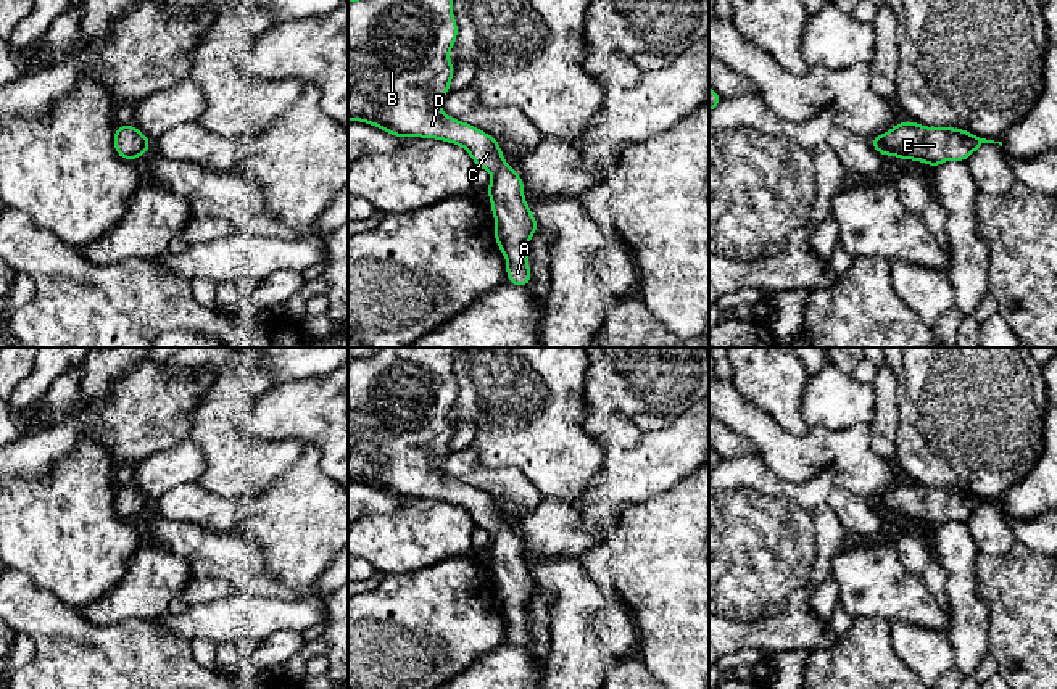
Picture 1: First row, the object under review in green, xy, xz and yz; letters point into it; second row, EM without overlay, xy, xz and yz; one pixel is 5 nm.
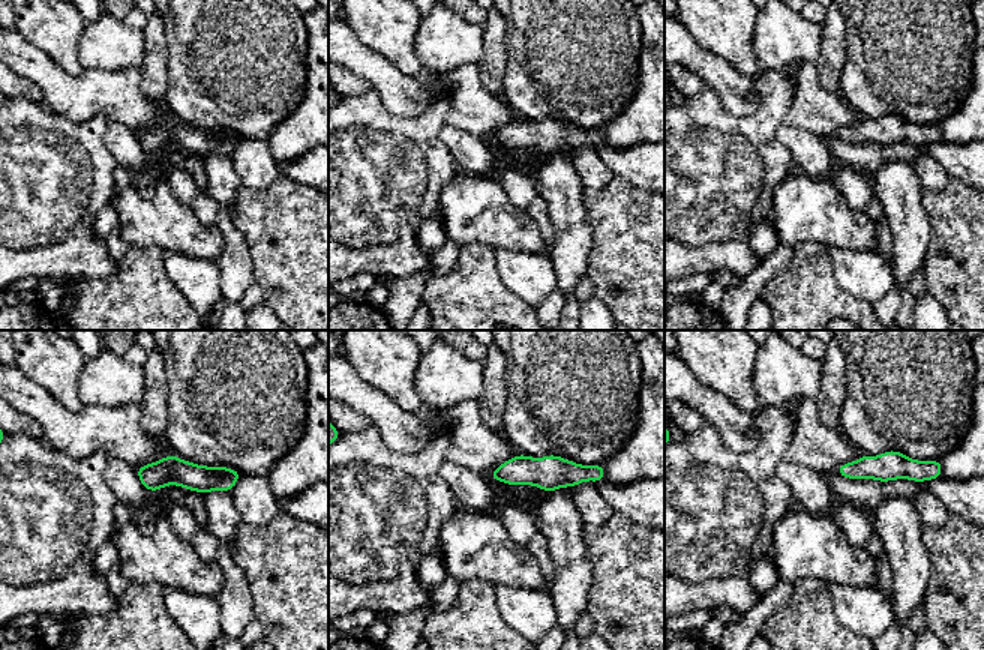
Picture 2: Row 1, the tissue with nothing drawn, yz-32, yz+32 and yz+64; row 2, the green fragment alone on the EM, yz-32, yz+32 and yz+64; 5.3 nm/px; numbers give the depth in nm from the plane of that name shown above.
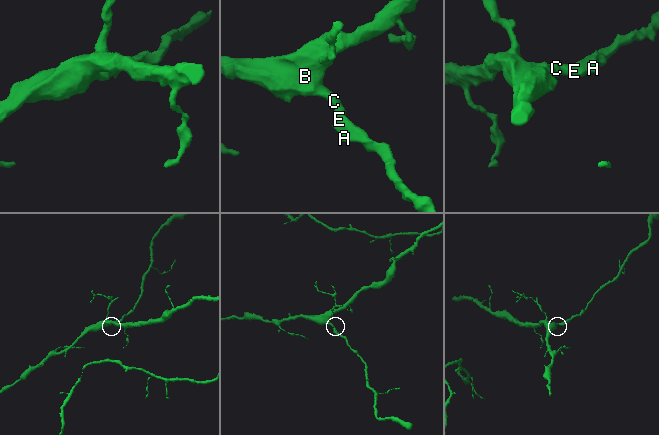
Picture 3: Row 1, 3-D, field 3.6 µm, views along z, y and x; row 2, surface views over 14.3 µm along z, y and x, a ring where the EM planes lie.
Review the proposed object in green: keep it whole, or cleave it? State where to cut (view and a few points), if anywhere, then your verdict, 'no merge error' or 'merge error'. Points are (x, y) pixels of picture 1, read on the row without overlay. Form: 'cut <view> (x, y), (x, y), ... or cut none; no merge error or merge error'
cut none; no merge error

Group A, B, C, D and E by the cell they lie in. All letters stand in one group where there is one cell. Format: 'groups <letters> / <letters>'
groups A B C D E

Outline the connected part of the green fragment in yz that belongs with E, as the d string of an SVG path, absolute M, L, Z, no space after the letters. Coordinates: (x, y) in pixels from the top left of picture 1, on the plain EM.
M910 481L899 483L897 486L891 488L886 494L870 499L870 505L883 517L891 515L899 520L922 522L930 525L933 530L941 523L951 522L951 520L967 522L972 517L972 514L978 510L983 504L999 504L1002 507L1002 502L986 501L962 489L926 488Z

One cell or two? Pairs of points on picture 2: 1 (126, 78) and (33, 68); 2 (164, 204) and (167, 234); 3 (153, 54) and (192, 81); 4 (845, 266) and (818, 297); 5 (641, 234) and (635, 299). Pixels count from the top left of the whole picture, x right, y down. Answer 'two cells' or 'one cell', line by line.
1: one cell
2: one cell
3: two cells
4: two cells
5: one cell

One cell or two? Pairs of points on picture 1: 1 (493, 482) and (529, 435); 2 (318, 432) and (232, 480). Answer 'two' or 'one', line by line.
1: two
2: two

